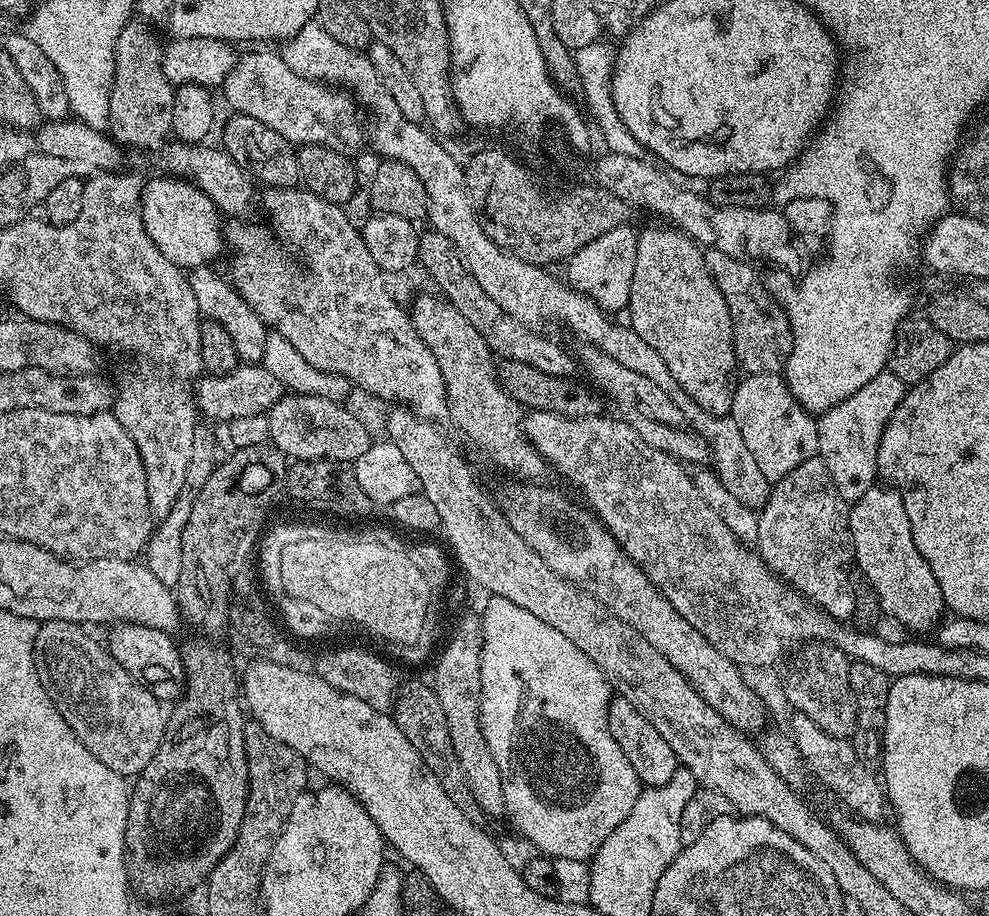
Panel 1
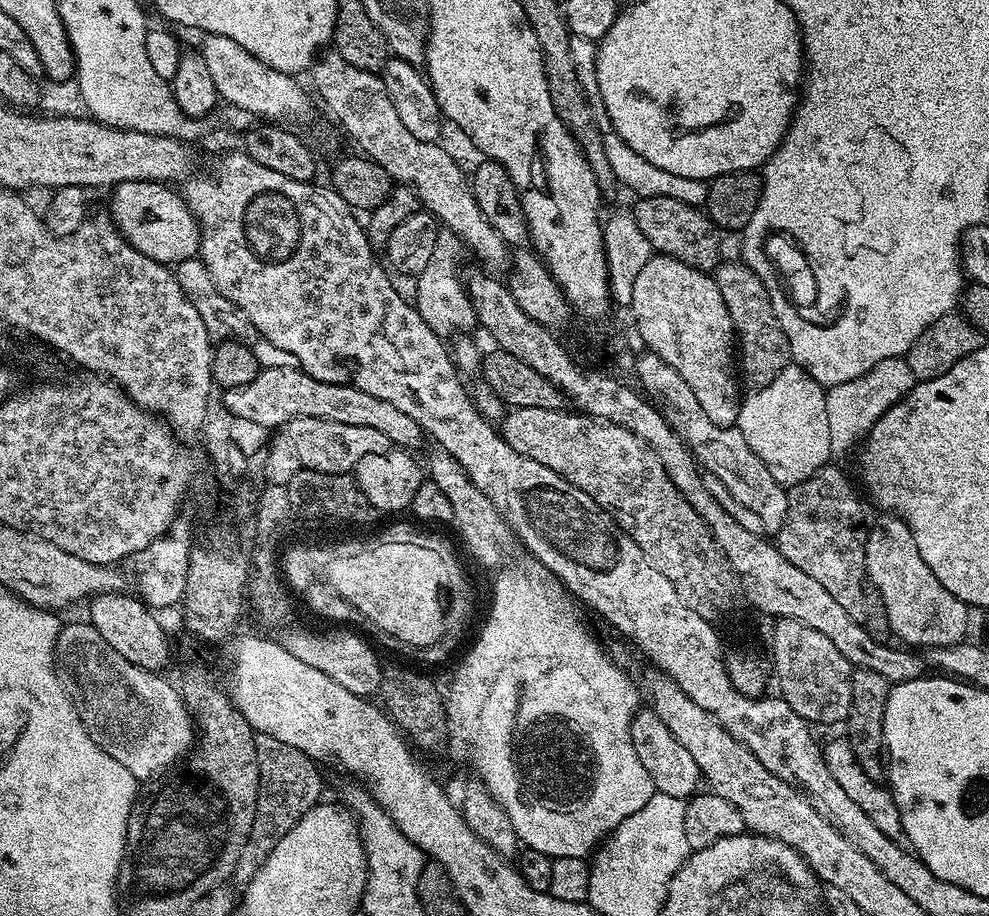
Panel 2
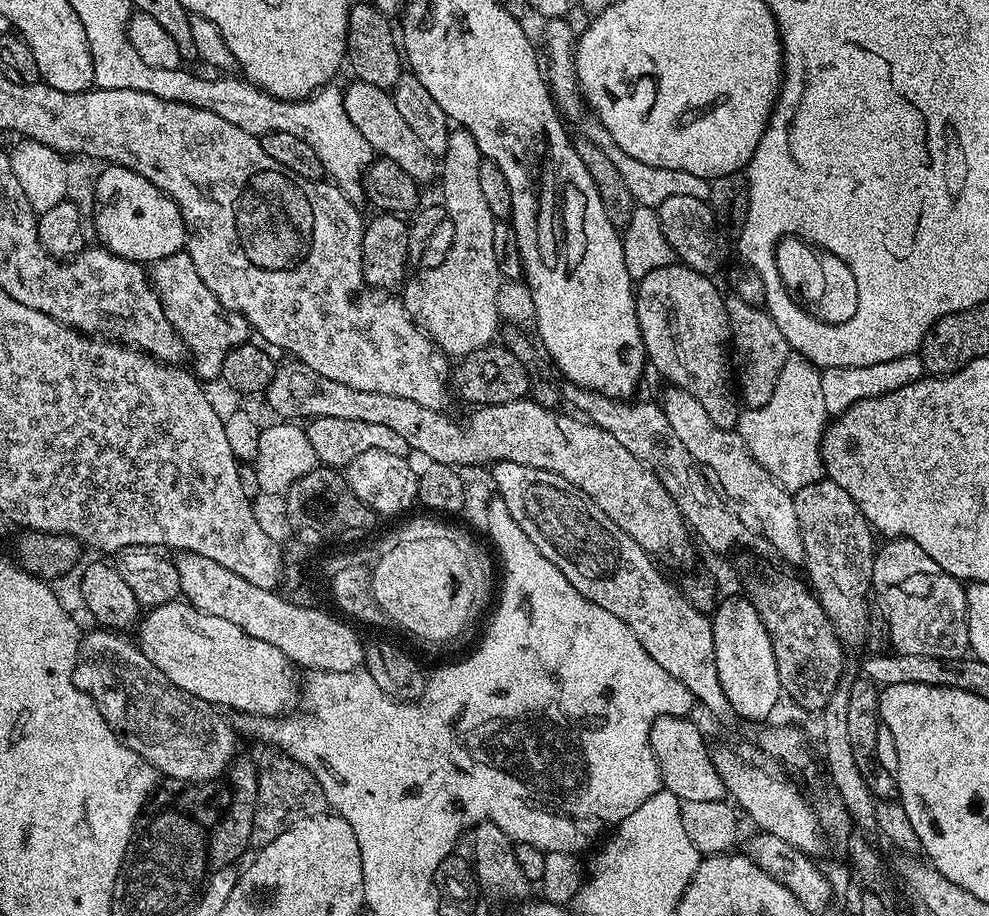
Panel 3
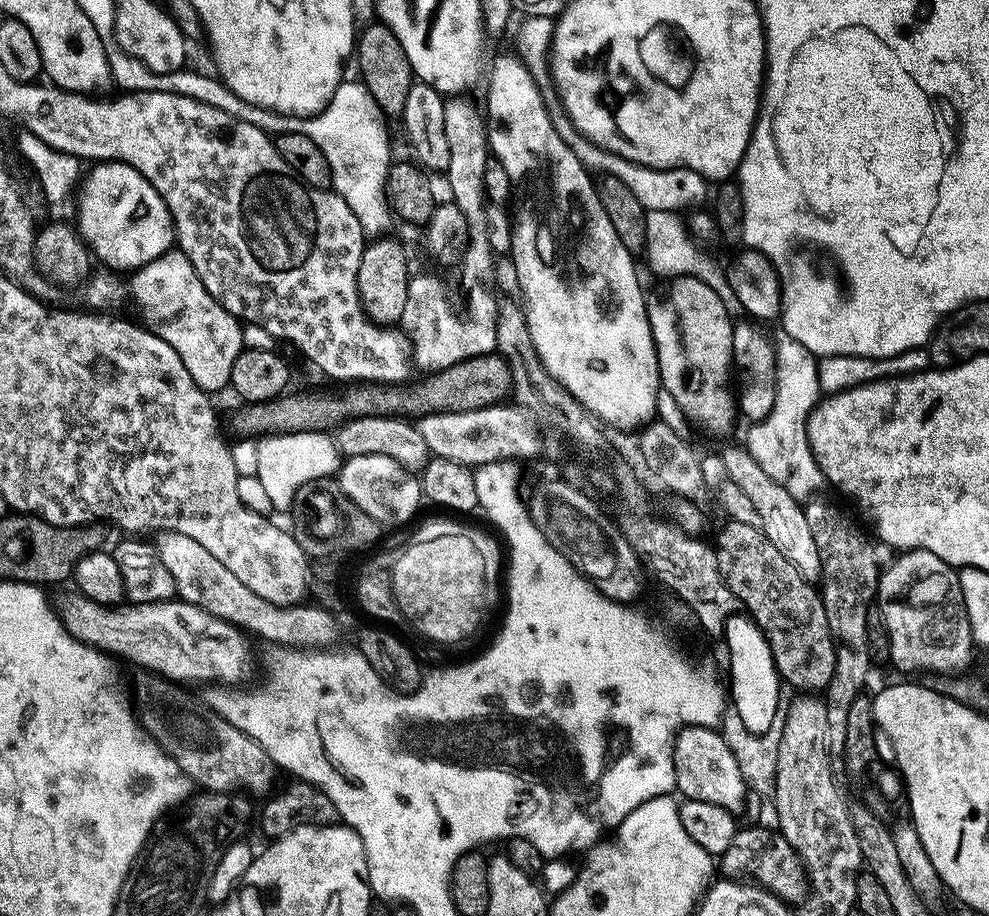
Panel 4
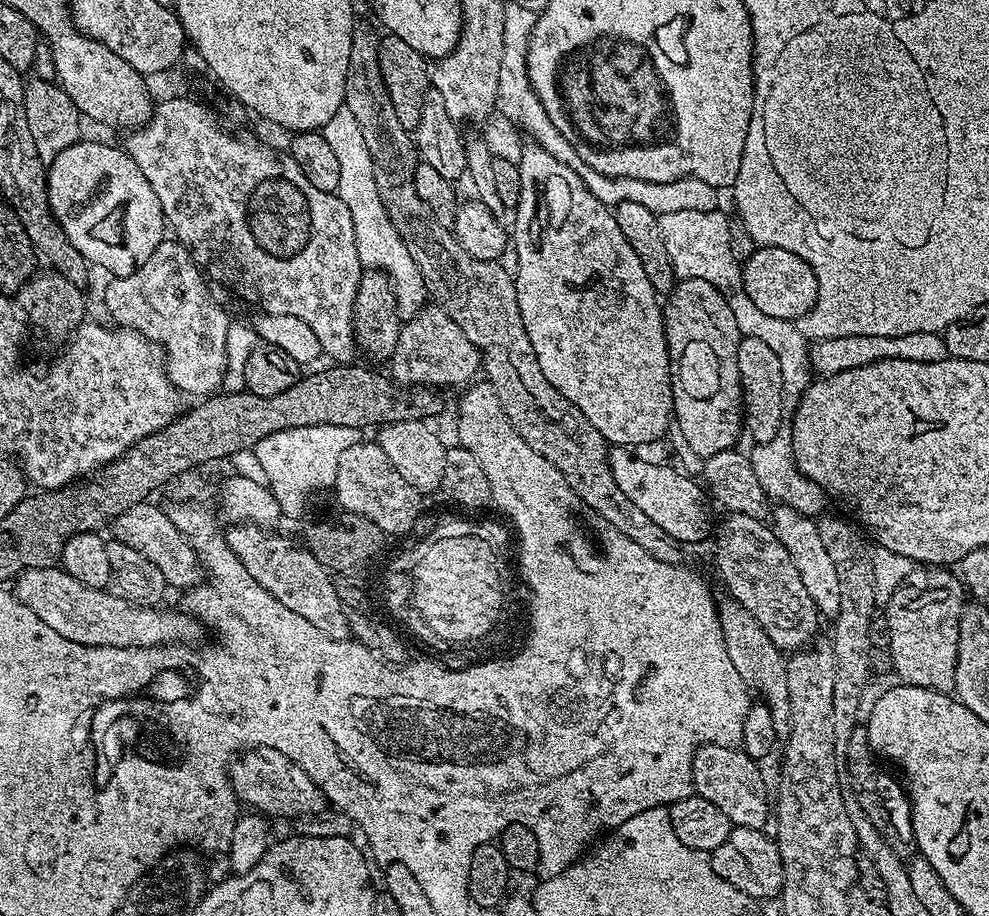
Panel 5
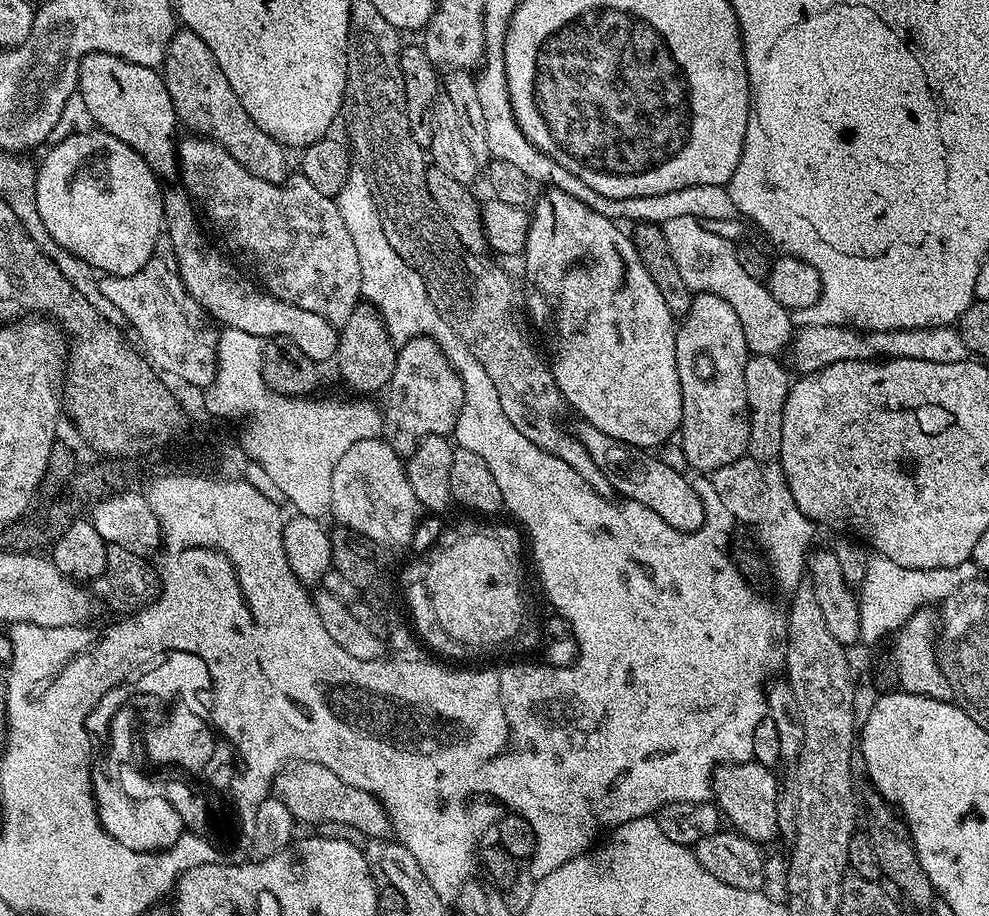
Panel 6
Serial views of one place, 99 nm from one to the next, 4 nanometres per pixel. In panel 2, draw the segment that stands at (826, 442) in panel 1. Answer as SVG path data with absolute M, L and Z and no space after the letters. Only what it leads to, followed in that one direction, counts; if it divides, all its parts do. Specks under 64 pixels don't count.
M895 356L878 362L866 374L850 382L842 382L838 386L827 389L824 397L833 457L846 455L852 447L853 451L878 422L878 418L882 418L882 414L886 414L890 406L903 400L905 394L917 383L907 359L904 356Z

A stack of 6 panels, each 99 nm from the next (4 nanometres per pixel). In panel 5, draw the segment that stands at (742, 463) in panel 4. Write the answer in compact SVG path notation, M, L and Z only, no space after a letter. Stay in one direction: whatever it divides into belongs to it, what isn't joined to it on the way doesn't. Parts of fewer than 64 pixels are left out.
M777 503L770 512L772 532L786 546L786 554L790 554L790 562L794 562L794 570L798 570L798 578L802 578L802 586L814 598L814 606L820 611L821 617L834 618L838 614L838 605L842 594L838 591L838 570L834 570L834 562L826 555L826 545L818 534L816 520L811 515L799 512L786 503Z

